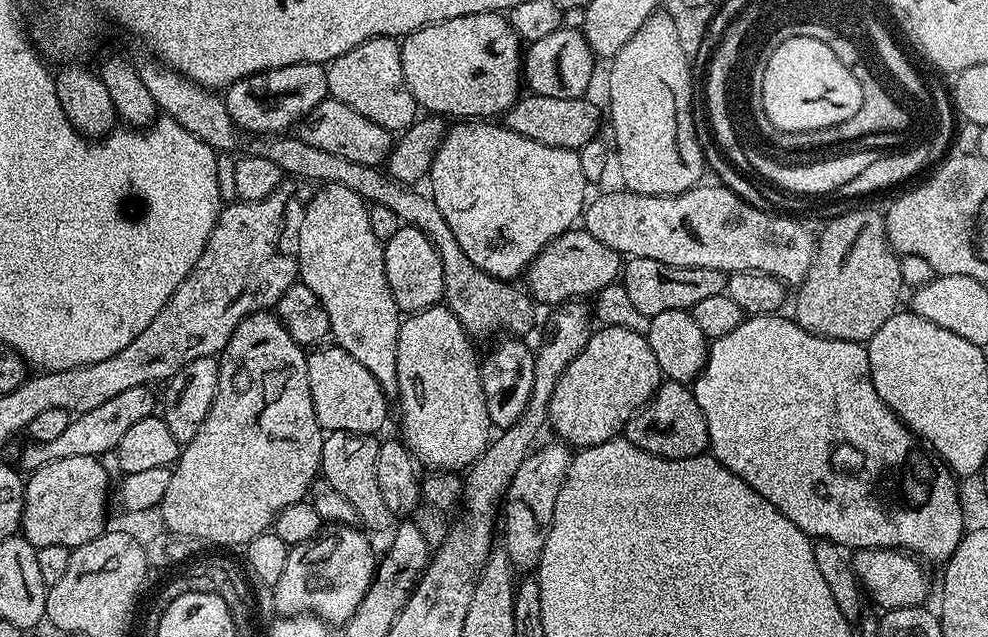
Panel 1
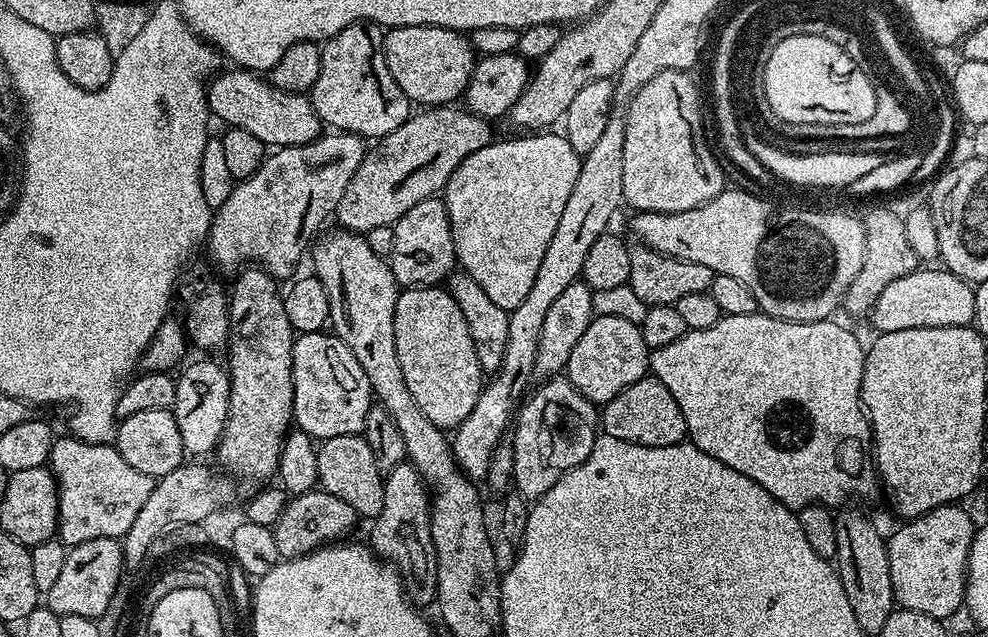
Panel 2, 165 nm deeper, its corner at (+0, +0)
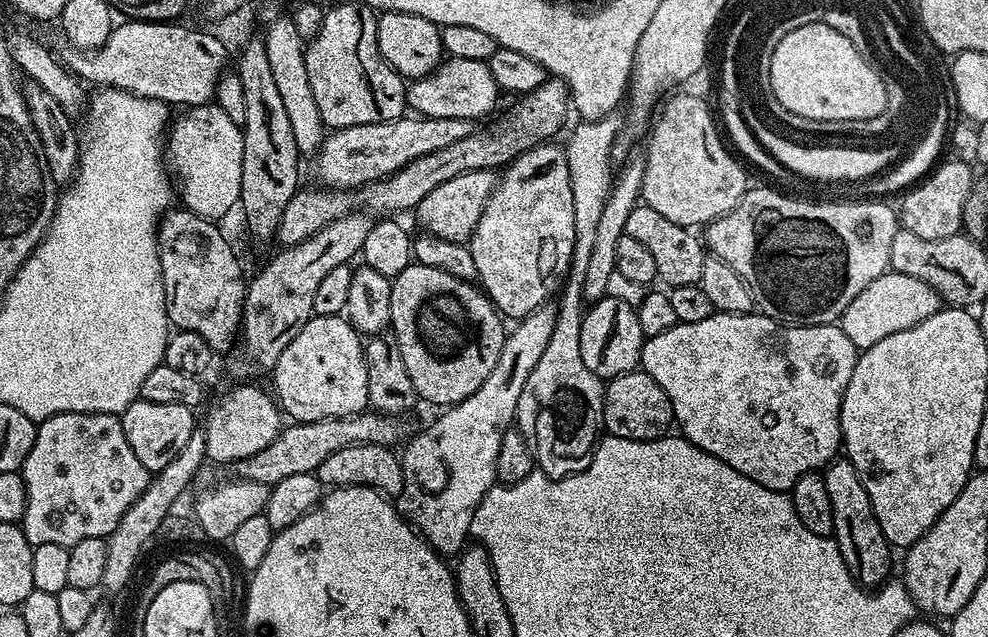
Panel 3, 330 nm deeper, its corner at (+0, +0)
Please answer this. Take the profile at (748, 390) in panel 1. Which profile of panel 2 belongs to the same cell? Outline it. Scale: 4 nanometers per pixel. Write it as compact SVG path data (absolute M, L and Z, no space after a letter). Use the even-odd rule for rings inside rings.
M757 314L755 316L721 315L714 326L706 330L689 330L678 342L670 342L670 346L655 349L650 356L650 372L657 380L674 394L674 402L678 402L678 410L682 410L682 418L686 418L688 427L687 439L698 450L718 458L730 470L738 470L738 474L746 474L762 490L766 490L778 502L787 508L799 510L811 504L825 504L830 509L844 506L847 500L856 500L859 496L868 496L878 488L878 473L874 459L872 443L872 425L860 403L860 374L864 367L866 355L865 345L848 328L835 324L835 319L818 322L790 322L779 320L773 316Z

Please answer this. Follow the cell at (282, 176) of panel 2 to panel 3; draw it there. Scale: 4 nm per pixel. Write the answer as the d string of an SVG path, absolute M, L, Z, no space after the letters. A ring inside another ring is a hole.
M405 114L398 120L390 122L374 122L370 126L350 126L329 131L320 145L319 152L315 153L316 176L321 185L328 190L359 190L365 184L381 180L383 176L392 176L400 168L410 162L422 158L426 154L434 154L434 150L442 150L454 142L466 138L474 130L473 121L466 118L430 118Z

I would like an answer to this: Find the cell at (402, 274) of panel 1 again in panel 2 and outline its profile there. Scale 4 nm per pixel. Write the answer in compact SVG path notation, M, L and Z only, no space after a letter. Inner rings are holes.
M431 196L411 210L406 210L394 225L394 250L390 257L390 267L397 285L405 288L431 288L447 281L457 267L454 238L450 228L450 218L443 199Z

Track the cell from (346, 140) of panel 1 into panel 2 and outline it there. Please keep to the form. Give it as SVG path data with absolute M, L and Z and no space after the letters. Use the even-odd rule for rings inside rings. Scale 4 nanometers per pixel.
M239 66L228 71L232 72L221 71L206 88L208 111L215 119L217 116L225 120L225 125L262 138L262 142L273 149L289 148L292 144L302 146L321 136L322 121L307 95L276 88L263 75Z

